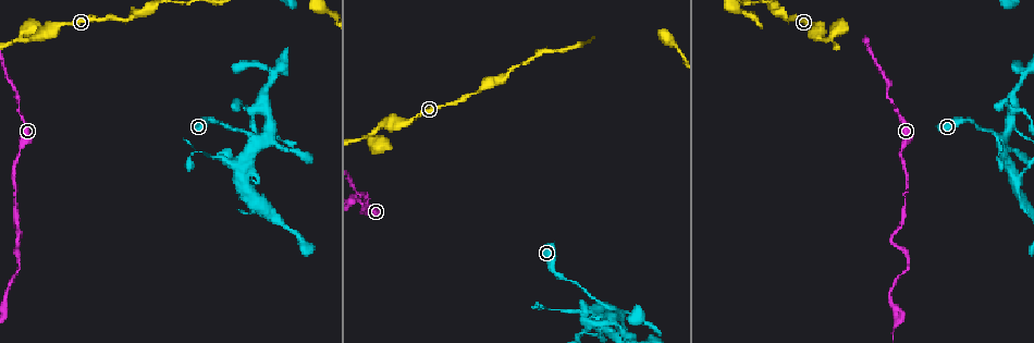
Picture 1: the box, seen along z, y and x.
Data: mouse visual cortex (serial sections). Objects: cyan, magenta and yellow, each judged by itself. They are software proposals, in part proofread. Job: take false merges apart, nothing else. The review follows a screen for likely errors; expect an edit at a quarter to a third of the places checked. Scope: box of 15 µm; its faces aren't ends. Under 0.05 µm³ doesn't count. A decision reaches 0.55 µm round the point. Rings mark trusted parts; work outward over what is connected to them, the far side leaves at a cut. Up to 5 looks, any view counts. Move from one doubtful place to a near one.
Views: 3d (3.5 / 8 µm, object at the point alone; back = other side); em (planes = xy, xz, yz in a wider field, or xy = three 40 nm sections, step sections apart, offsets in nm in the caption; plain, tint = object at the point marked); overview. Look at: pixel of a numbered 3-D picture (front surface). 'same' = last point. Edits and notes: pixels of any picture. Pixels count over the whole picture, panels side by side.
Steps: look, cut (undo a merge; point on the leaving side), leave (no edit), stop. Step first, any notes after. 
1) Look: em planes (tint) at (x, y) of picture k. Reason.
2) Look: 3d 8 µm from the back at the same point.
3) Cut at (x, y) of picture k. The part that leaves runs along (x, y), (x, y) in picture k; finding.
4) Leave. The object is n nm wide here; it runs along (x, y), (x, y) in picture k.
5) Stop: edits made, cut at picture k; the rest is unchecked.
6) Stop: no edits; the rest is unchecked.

Look: em planes (tint) at (18, 154) of picture 1. Thin neck.

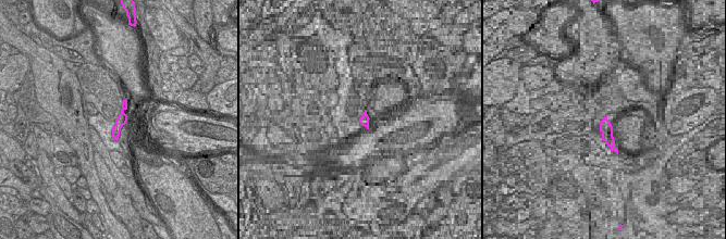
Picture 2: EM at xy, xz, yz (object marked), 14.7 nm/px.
Look: 3d 3.5 µm at the same point. See where the arms go.

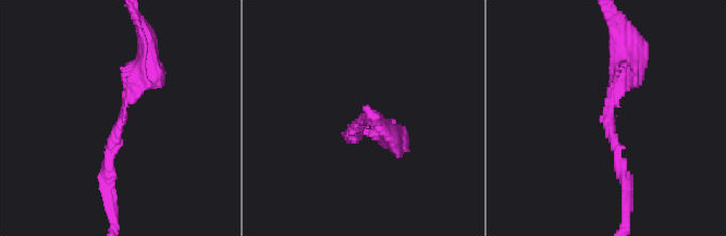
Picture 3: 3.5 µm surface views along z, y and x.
Leave. It runs along (124, 103), (115, 137) in picture 2; continuous, no second cell.

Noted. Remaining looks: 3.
Look: 3d 3.5 µm at (15, 95) of picture 1. Narrows sharply.

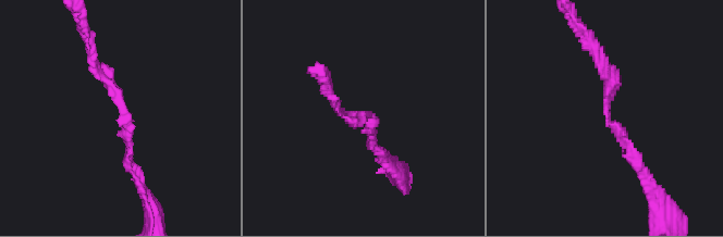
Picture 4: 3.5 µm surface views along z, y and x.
Look: em xy step 1 (tint) at (605, 113) of picture 4. The arms are 150, 150 nm wide; now the EM.

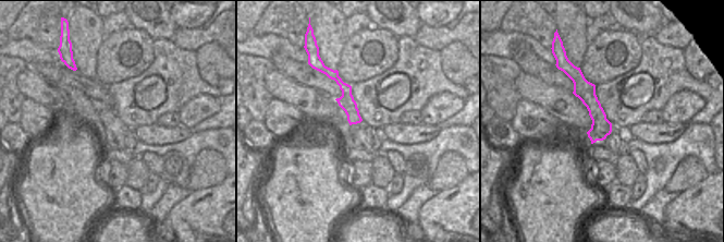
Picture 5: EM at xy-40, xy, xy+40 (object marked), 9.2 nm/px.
Leave. It runs along (574, 73), (599, 118), (600, 137) in picture 5; all the same cell.

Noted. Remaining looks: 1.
Stop: no edits; the rest is unchecked.

